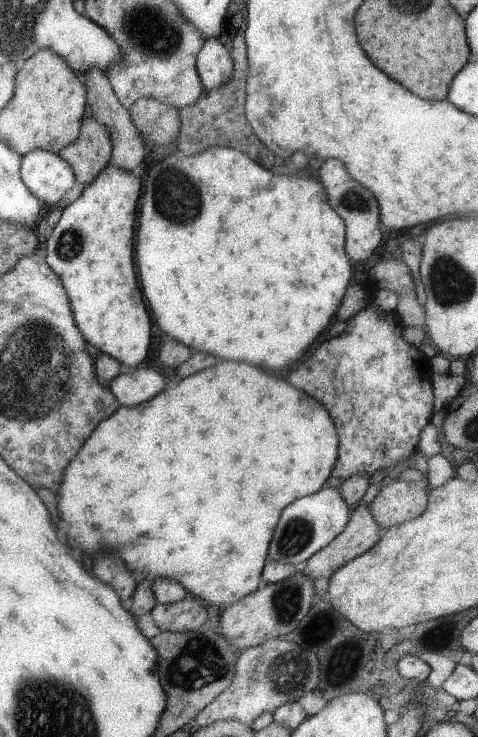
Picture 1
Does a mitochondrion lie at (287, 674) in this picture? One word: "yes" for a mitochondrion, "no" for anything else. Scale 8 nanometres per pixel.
yes

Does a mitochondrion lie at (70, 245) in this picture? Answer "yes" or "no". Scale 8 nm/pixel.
yes

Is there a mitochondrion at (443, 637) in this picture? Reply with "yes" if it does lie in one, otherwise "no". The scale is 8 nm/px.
no

